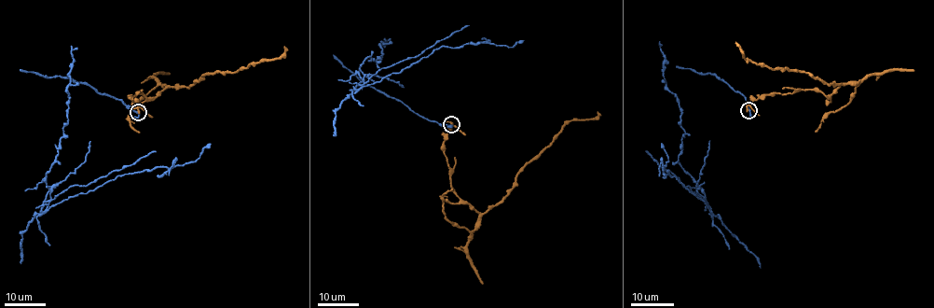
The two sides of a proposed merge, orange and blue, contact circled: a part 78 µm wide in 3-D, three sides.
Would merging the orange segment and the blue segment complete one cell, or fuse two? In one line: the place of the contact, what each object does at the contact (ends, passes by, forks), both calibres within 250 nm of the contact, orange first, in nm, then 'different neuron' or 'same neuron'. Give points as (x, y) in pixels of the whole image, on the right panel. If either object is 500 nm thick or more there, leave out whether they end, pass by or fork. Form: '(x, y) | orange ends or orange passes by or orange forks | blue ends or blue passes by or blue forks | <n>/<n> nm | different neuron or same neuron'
(748, 110) | orange ends | blue passes by | 200/220 nm | different neuron

